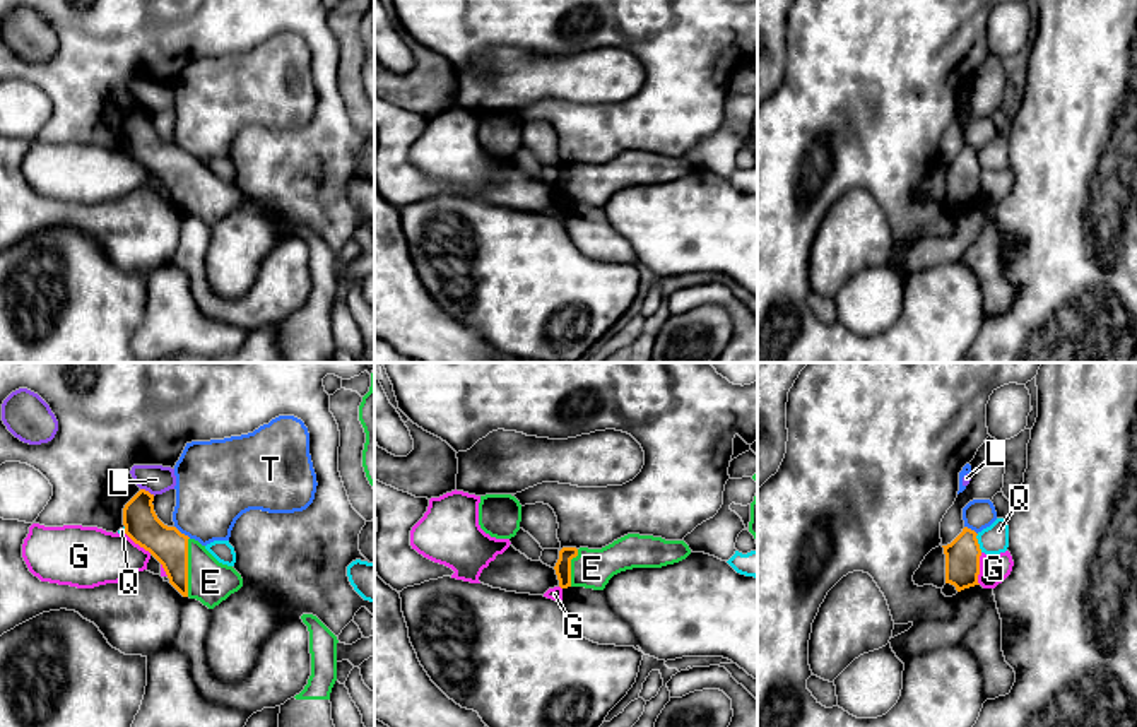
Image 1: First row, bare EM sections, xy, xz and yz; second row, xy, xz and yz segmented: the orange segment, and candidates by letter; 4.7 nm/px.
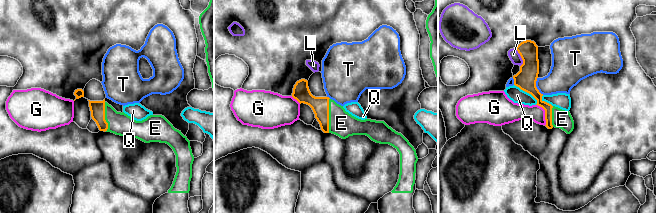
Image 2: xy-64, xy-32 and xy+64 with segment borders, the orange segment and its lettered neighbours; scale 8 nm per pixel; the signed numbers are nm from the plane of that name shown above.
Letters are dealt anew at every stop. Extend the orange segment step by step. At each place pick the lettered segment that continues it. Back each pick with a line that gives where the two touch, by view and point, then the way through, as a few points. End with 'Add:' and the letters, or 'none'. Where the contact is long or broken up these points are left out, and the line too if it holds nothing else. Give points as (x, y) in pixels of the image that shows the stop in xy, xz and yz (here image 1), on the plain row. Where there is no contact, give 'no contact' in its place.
E: meets orange in xy at (187, 183)
Add: E

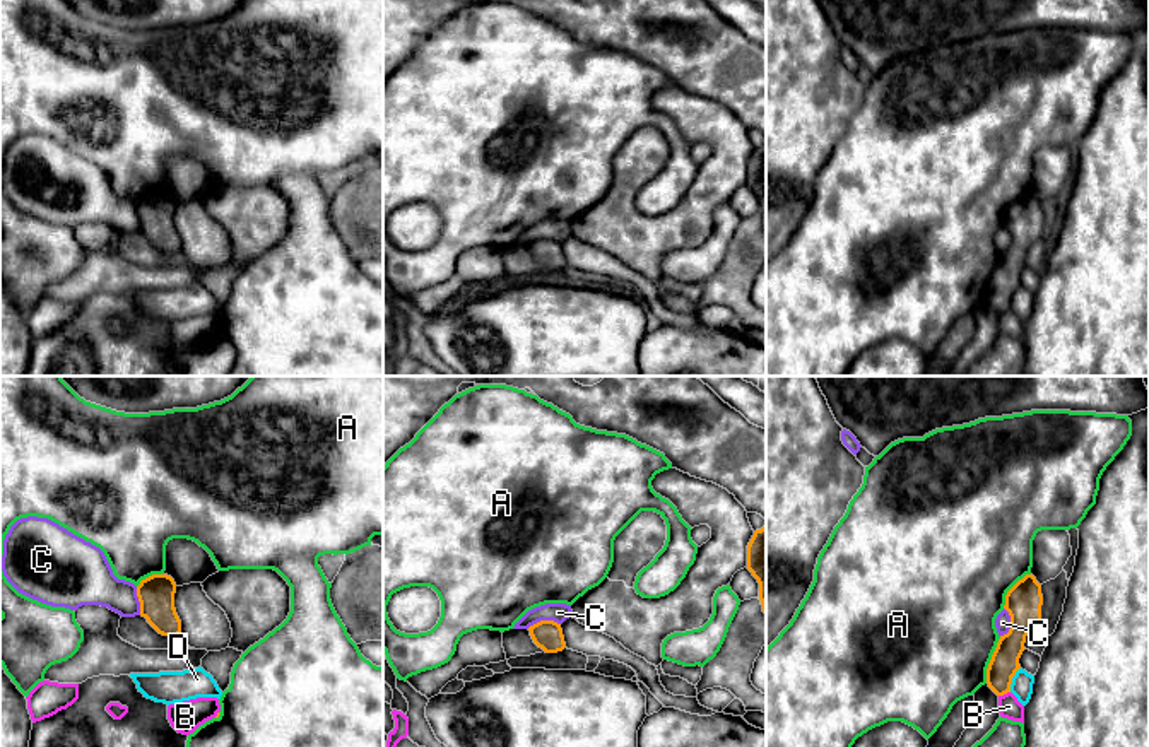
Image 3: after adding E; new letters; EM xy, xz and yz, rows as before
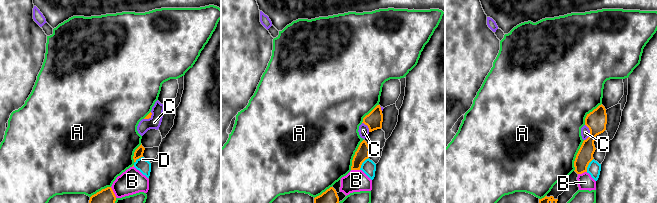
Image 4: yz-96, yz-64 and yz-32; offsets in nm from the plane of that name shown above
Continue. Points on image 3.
Add: none

